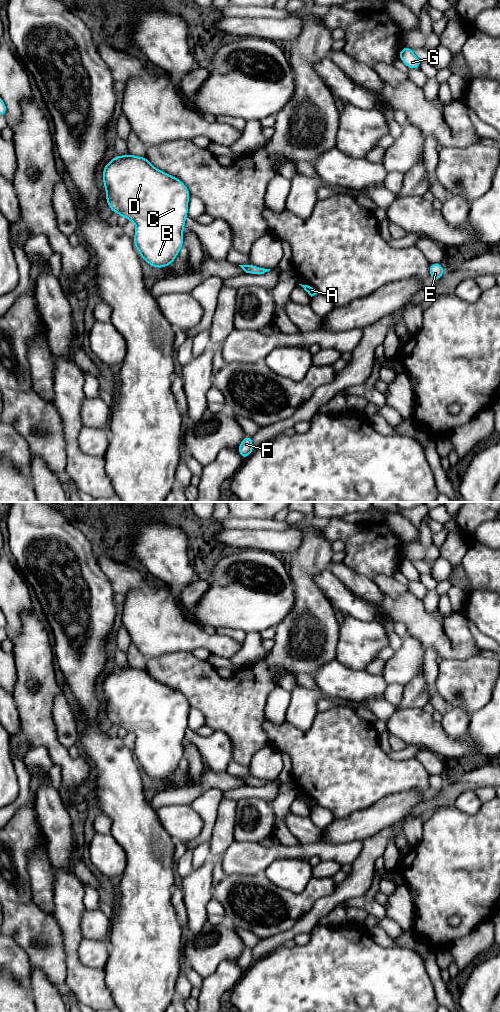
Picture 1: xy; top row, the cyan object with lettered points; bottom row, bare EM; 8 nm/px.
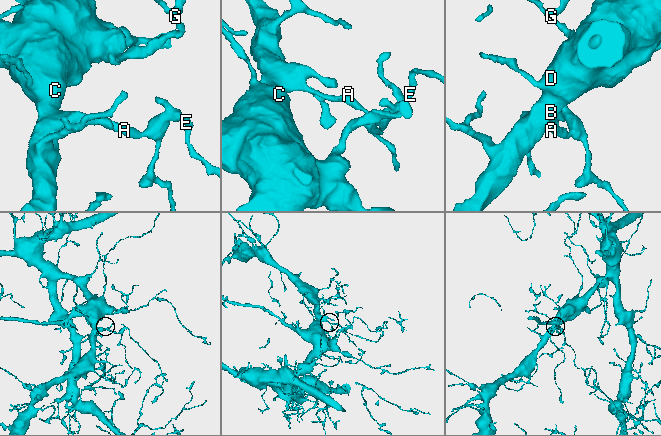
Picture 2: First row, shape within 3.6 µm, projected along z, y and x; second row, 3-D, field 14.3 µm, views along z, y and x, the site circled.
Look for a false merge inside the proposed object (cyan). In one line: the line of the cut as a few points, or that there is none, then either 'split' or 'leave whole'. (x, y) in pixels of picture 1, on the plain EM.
no cut | leave whole

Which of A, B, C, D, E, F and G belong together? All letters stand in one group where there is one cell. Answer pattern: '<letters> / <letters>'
A B C D E F G

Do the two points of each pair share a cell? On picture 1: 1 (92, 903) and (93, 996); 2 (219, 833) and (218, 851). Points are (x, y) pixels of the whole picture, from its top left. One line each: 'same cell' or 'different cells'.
1: different cells
2: same cell

